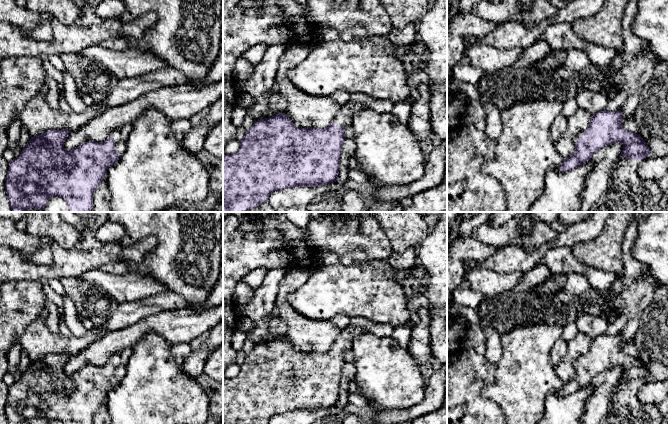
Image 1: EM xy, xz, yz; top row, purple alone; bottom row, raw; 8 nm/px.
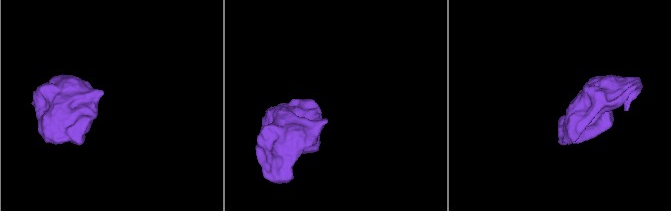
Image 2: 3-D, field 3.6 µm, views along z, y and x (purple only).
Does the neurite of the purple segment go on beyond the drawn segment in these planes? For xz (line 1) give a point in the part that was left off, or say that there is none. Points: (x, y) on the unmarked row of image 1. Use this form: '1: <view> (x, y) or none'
1: xz (347, 335)

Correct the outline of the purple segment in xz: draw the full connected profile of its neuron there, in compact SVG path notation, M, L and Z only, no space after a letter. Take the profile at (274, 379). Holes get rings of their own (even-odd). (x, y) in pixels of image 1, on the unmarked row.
M347 327L336 339L335 345L325 353L298 352L284 337L255 345L246 355L239 374L223 381L223 424L269 424L269 419L274 415L294 411L316 411L338 405L340 379L346 364L344 350L356 336L365 333L367 331L363 328Z

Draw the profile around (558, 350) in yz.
M559 338L553 344L551 349L551 363L553 368L556 370L559 362L562 360L566 353L567 342L564 341L562 338Z

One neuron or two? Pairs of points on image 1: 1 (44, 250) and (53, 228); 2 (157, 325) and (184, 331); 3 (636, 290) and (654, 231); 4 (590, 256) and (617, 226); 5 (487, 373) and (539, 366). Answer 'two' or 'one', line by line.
1: two
2: one
3: two
4: one
5: two

